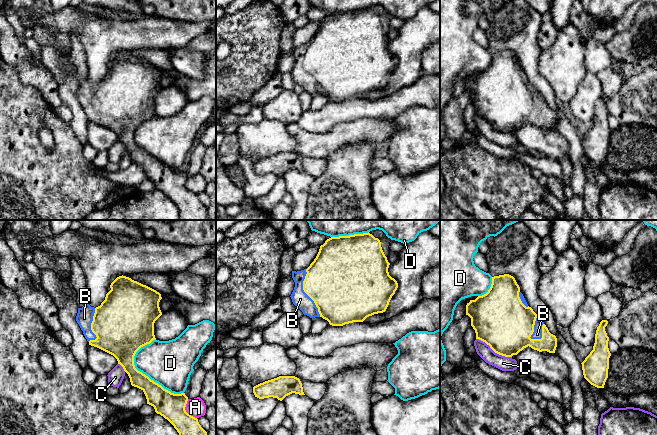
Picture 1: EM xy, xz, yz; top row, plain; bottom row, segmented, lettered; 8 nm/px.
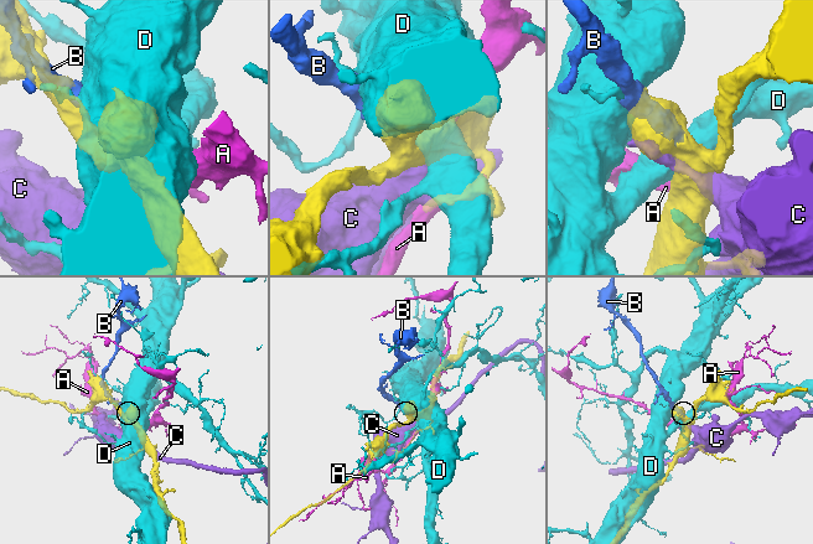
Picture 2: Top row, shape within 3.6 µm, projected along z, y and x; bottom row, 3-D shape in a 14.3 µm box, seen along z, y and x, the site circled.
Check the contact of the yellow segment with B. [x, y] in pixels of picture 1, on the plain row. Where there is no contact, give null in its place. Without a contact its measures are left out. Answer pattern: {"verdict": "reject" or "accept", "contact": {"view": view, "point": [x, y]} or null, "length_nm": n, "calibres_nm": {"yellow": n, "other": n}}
{"verdict": "accept", "contact": {"view": "yz", "point": [533, 103]}, "length_nm": 200, "calibres_nm": {"yellow": 440, "other": 80}}

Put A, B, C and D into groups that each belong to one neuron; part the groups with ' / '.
A / B / C / D

